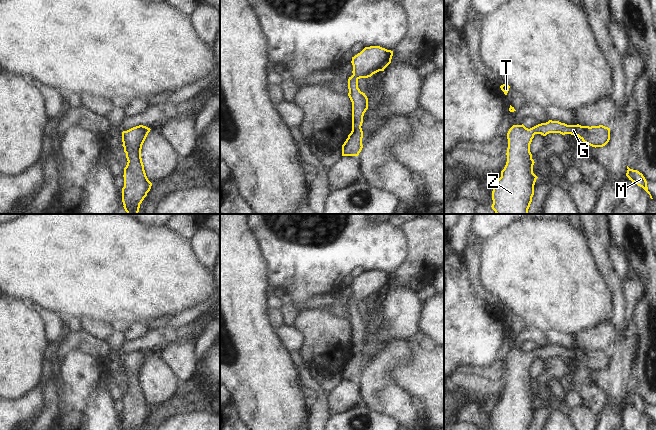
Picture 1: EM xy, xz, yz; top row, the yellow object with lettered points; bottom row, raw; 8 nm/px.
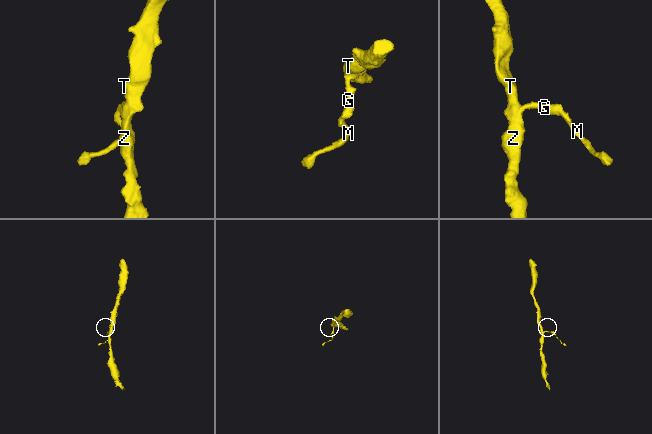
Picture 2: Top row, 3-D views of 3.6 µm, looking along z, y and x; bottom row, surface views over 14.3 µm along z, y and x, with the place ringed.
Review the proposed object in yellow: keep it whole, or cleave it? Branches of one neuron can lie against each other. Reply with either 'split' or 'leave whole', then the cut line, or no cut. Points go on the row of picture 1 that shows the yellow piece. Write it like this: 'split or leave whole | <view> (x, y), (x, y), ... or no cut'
leave whole | no cut

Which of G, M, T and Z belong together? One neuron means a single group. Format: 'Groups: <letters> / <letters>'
Groups: G M T Z

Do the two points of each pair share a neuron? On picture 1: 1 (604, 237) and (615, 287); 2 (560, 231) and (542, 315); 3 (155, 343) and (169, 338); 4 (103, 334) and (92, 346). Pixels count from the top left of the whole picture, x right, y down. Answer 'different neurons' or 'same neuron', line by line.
1: same neuron
2: same neuron
3: same neuron
4: different neurons

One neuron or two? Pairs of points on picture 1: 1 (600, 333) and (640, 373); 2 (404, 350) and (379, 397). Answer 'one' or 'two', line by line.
1: two
2: one

